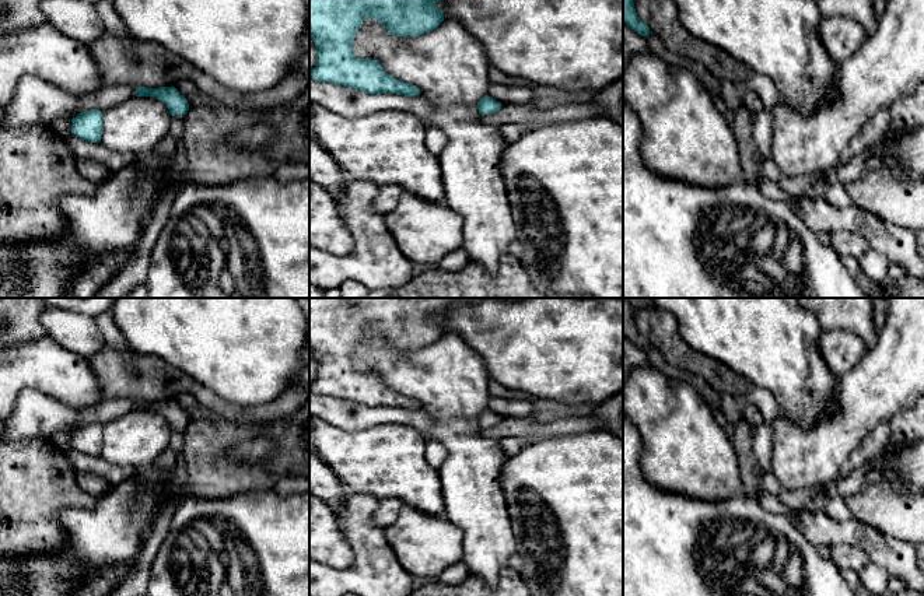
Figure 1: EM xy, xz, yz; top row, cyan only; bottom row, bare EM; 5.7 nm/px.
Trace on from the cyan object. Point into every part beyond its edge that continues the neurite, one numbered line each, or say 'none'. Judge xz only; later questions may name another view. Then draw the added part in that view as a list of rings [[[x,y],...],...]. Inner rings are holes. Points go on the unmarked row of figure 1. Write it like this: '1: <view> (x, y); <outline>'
none

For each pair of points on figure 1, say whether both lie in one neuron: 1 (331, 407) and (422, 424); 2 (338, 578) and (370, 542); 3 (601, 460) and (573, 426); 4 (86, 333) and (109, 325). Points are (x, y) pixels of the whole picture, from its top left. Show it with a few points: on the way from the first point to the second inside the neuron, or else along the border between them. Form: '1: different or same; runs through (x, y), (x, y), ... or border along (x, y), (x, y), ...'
1: same; runs through (353, 416), (399, 416)
2: same; runs through (349, 577), (370, 553)
3: different; border along (598, 430), (548, 438)
4: different; border along (93, 318), (107, 343)

